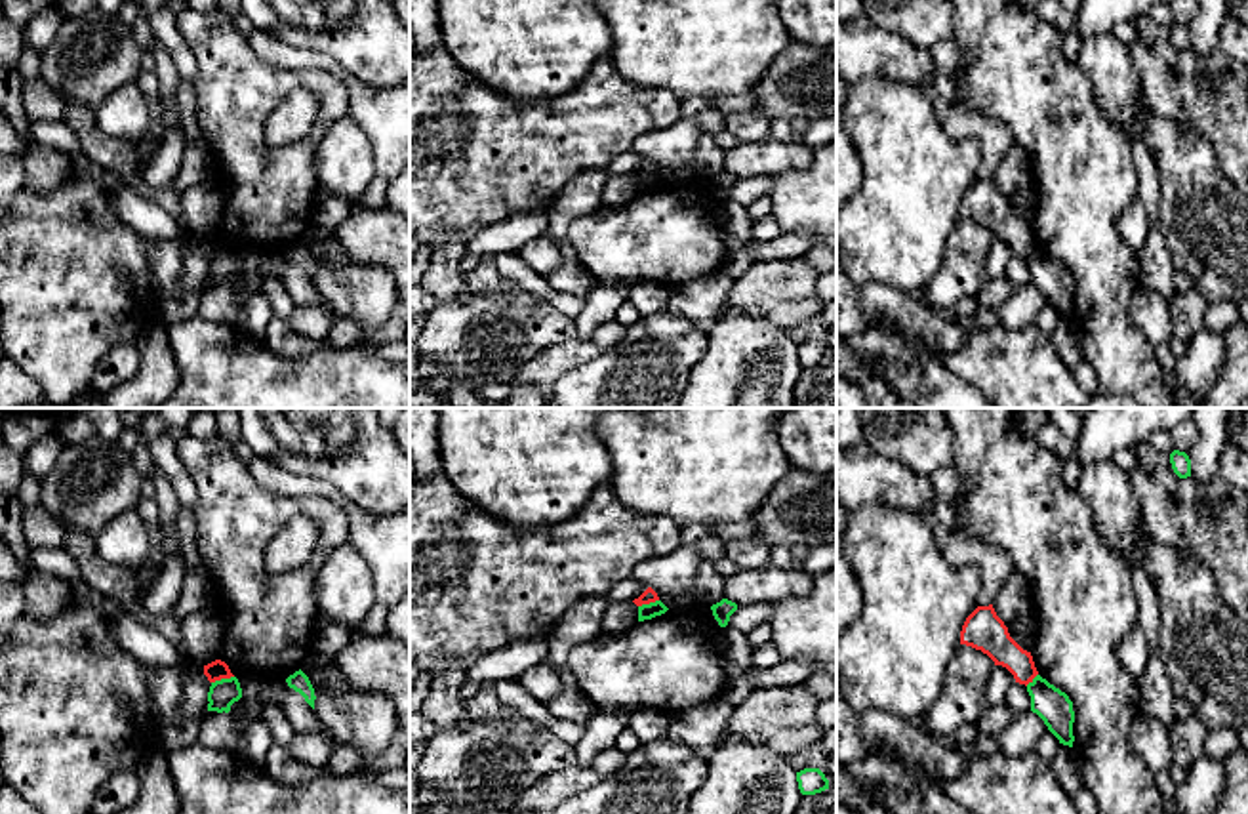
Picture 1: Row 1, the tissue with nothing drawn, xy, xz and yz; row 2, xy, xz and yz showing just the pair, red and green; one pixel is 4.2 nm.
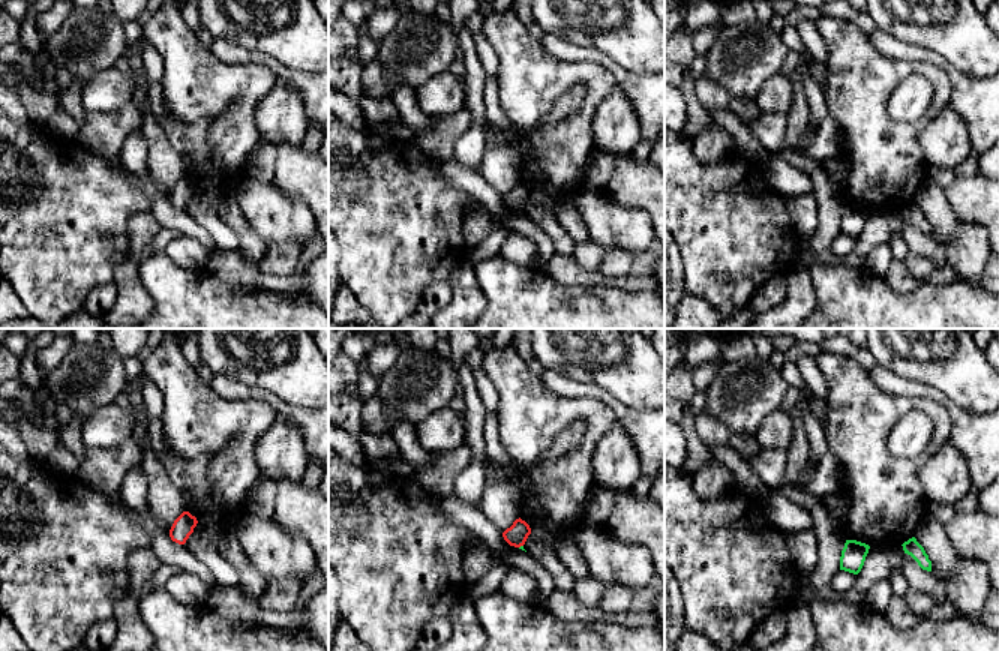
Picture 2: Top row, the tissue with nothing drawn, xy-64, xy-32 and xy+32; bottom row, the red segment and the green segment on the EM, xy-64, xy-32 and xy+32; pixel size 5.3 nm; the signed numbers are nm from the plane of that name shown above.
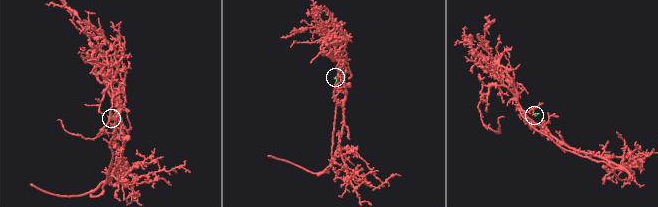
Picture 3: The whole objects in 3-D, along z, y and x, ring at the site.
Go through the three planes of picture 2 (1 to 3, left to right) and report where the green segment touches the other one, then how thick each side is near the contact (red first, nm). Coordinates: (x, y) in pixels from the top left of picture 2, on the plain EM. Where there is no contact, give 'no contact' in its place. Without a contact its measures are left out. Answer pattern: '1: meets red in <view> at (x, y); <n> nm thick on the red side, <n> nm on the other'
1: no contact
2: meets red in xy-32 at (521, 209); 120 nm thick on the red side, 20 nm on the other
3: no contact

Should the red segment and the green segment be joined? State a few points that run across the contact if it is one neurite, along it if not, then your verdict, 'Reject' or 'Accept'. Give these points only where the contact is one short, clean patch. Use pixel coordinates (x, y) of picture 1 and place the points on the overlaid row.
Line: xy (233, 675), (212, 683). Reject

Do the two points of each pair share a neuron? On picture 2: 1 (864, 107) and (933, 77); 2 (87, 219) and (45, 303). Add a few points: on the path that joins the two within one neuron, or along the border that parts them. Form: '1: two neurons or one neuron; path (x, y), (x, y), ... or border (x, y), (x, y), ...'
1: one neuron; path (881, 89), (899, 71), (915, 69)
2: one neuron; path (66, 240), (53, 254), (50, 282)

